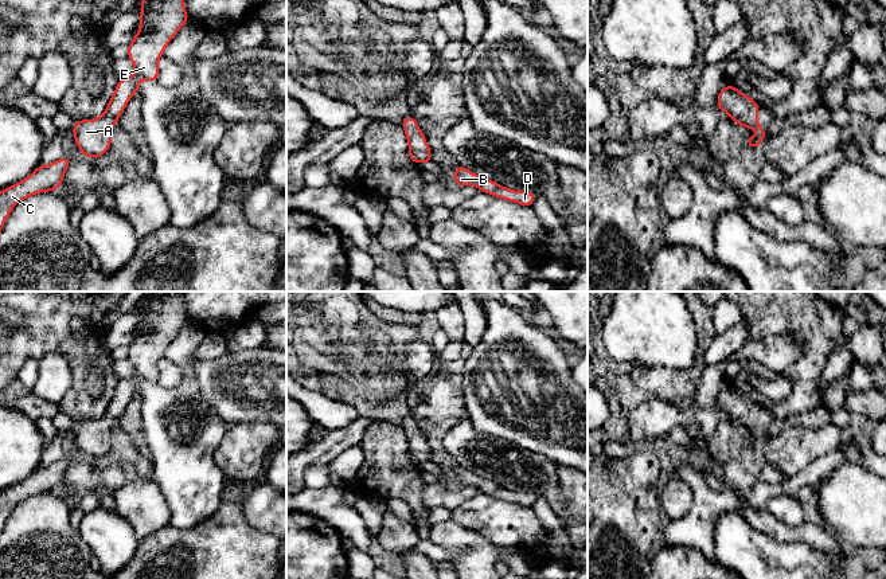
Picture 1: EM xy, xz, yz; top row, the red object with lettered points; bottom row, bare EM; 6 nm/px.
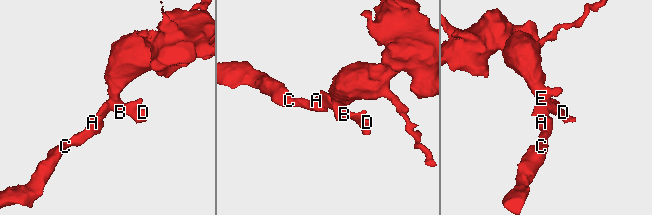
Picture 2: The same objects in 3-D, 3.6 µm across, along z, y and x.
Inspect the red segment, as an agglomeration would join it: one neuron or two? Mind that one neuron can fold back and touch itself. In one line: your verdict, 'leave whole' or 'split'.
leave whole

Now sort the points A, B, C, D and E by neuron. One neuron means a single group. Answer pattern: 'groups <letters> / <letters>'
groups A B C D E

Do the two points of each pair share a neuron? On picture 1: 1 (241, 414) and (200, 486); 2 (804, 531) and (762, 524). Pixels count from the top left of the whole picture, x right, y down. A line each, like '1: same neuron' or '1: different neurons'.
1: different neurons
2: same neuron

